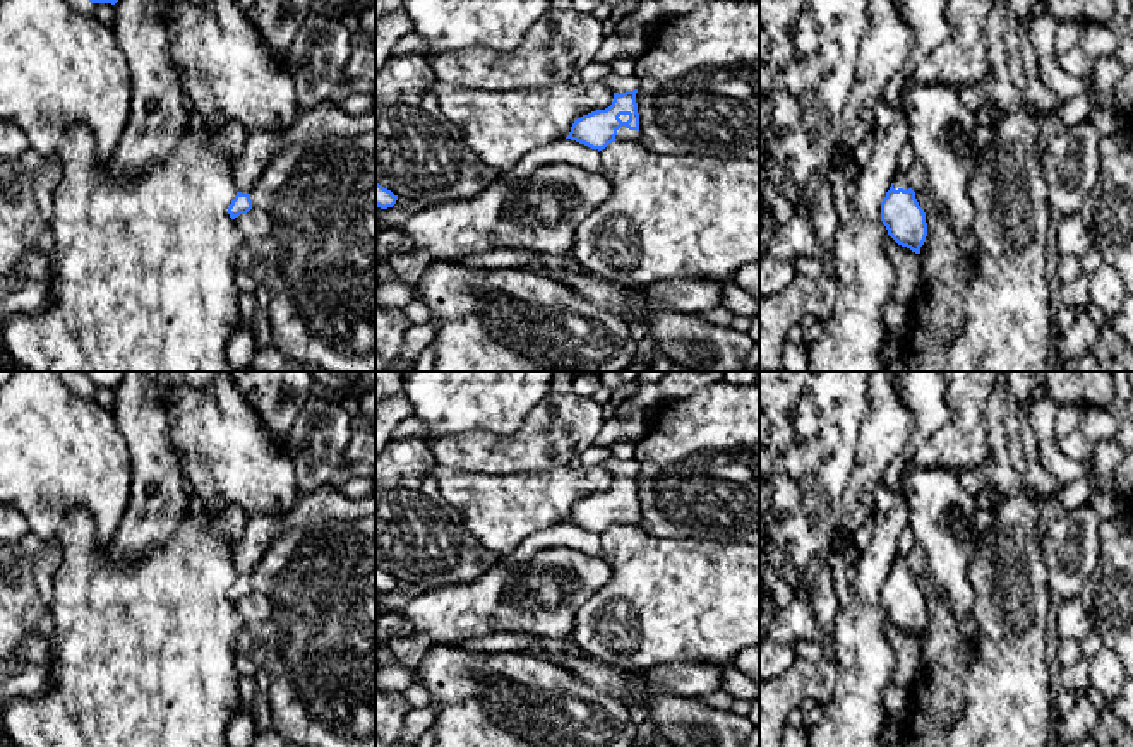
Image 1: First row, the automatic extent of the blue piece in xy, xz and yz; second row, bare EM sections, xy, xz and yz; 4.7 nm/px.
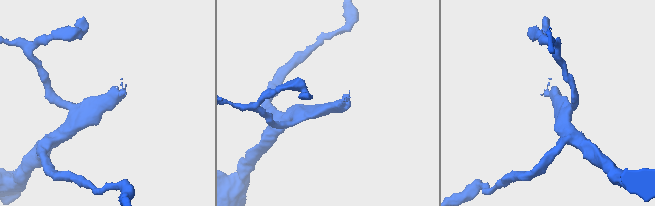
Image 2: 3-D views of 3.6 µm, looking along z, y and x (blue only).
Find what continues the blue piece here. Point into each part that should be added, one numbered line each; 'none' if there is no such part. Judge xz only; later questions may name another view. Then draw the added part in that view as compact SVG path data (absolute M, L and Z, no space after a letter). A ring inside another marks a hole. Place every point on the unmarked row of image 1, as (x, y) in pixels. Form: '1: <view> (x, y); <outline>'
1: xz (623, 518); M622 509L615 519L617 524L638 524L638 521L639 521L639 516L629 514L626 509Z

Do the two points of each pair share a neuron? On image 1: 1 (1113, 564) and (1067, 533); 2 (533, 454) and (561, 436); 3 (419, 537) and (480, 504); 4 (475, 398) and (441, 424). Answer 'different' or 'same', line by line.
1: different
2: same
3: different
4: same

